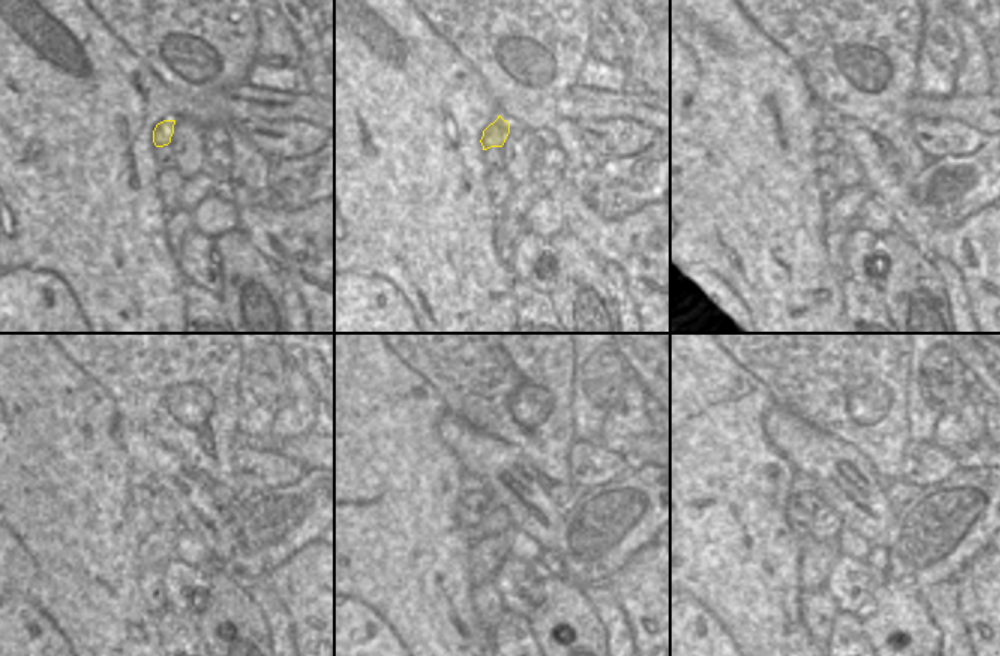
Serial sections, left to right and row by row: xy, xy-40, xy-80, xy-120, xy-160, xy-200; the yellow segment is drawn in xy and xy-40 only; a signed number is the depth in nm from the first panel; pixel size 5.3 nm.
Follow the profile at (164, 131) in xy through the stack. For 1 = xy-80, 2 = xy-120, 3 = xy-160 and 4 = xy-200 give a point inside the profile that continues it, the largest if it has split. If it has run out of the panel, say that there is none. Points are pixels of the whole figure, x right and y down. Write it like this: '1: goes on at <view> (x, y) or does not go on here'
1: goes on at xy-80 (826, 140)
2: goes on at xy-120 (146, 481)
3: goes on at xy-160 (470, 484)
4: goes on at xy-200 (801, 484)

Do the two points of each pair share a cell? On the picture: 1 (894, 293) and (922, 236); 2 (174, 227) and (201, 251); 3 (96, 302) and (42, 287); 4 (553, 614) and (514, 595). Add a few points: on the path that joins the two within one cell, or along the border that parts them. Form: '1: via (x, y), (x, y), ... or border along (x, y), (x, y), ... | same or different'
1: border along (894, 227), (931, 258) | different
2: border along (194, 230), (176, 257) | different
3: border along (47, 272), (51, 272), (68, 287), (84, 317) | different
4: border along (543, 574), (540, 578), (538, 602), (528, 616) | different

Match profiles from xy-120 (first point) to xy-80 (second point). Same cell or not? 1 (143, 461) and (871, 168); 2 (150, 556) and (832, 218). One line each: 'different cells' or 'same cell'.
1: same cell
2: same cell

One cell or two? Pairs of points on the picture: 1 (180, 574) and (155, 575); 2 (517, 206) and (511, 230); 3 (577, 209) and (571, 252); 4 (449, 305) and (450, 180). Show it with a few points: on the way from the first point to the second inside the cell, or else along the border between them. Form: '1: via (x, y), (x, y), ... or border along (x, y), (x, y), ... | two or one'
1: border along (161, 568), (161, 586), (167, 607) | two
2: border along (498, 215), (510, 215), (520, 219) | two
3: border along (564, 230), (571, 233), (600, 260) | two
4: via (449, 273), (444, 263), (444, 212) | one

